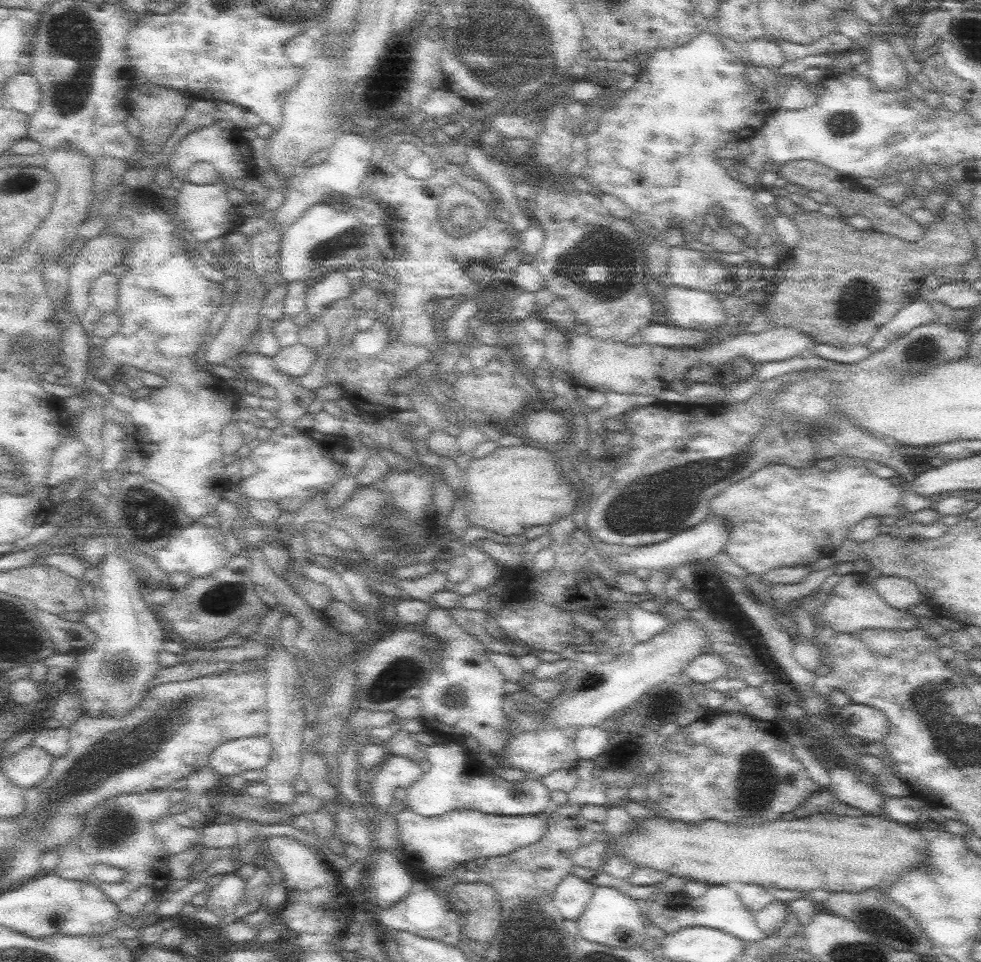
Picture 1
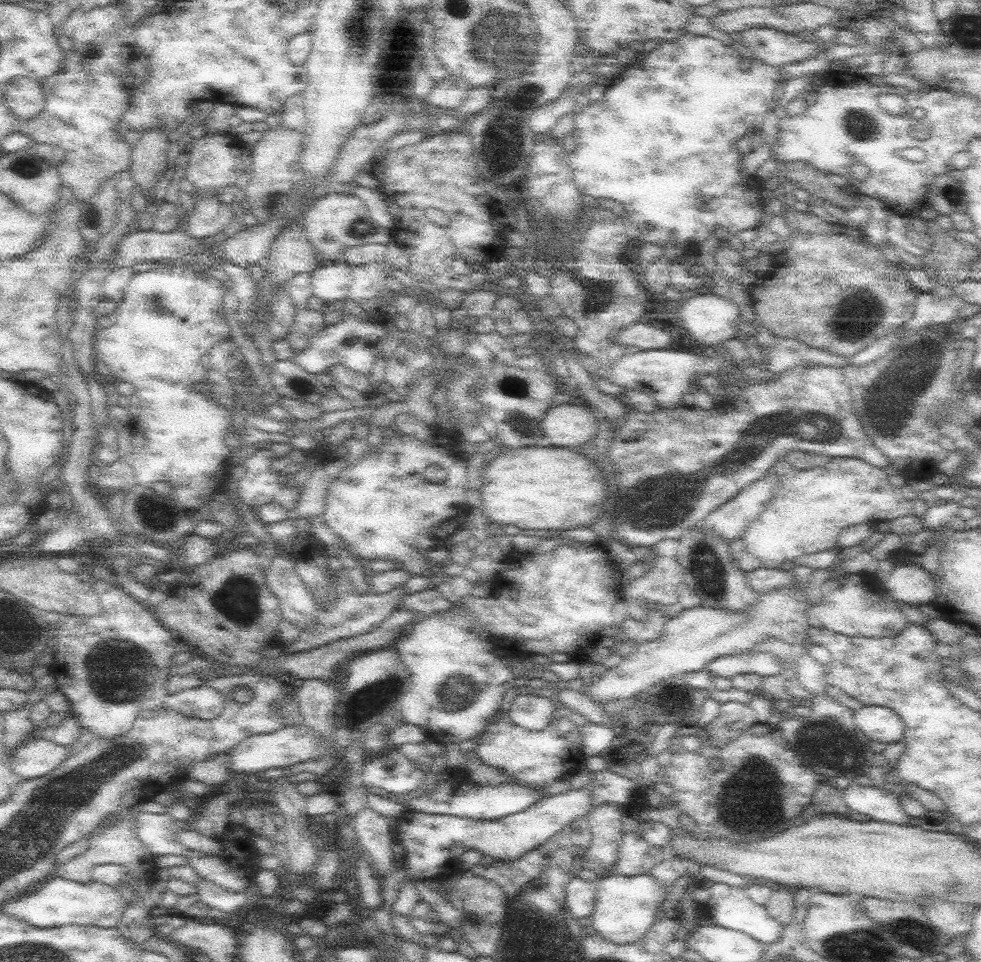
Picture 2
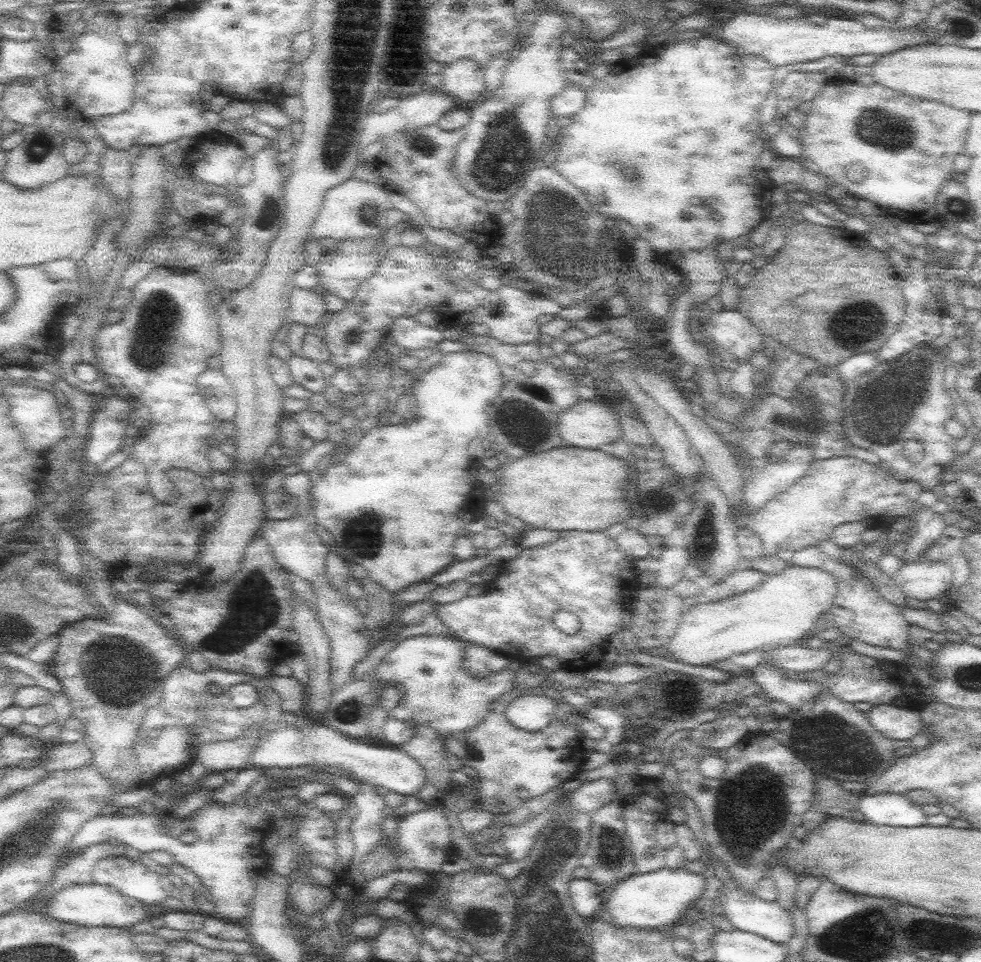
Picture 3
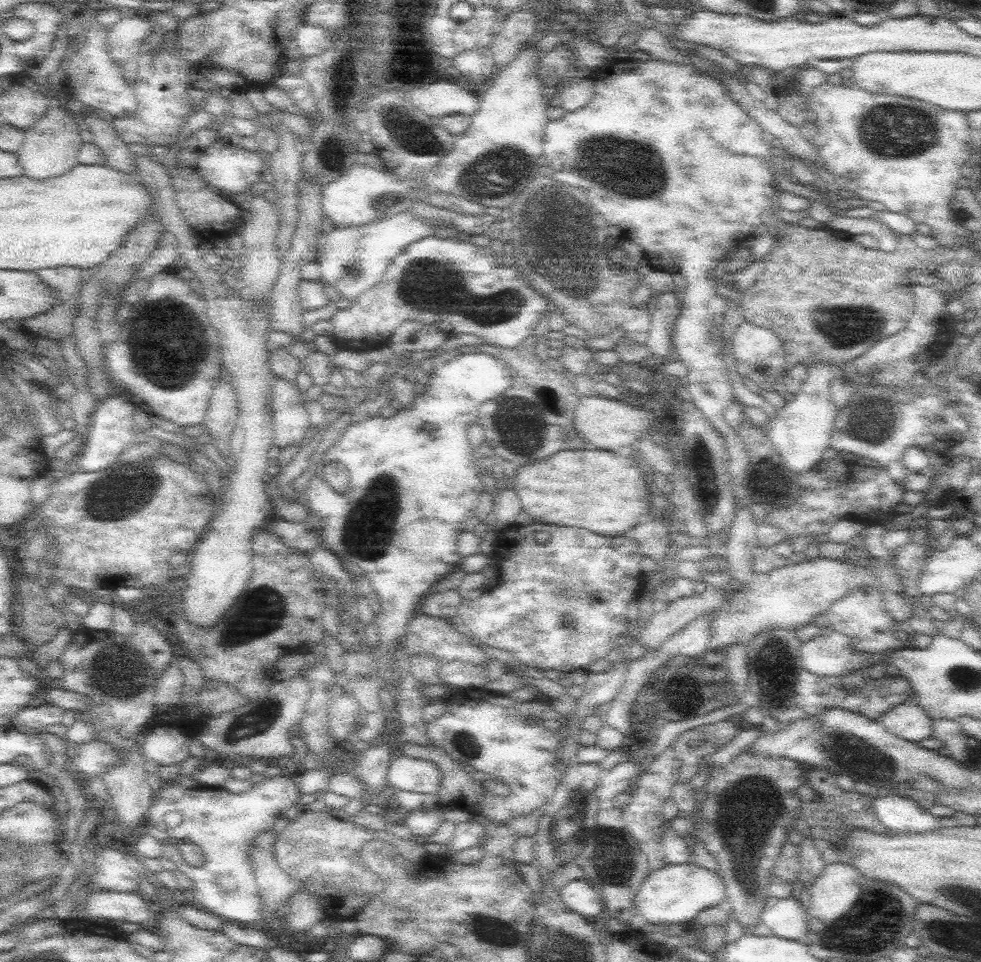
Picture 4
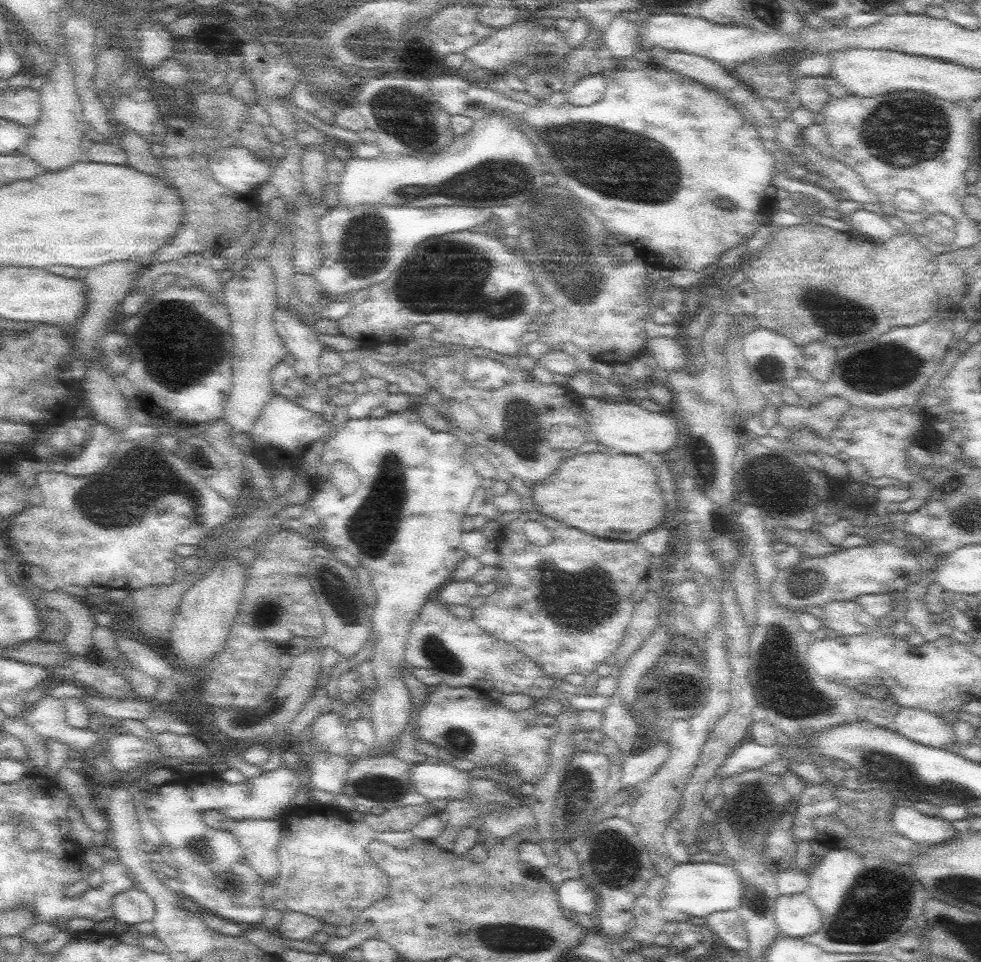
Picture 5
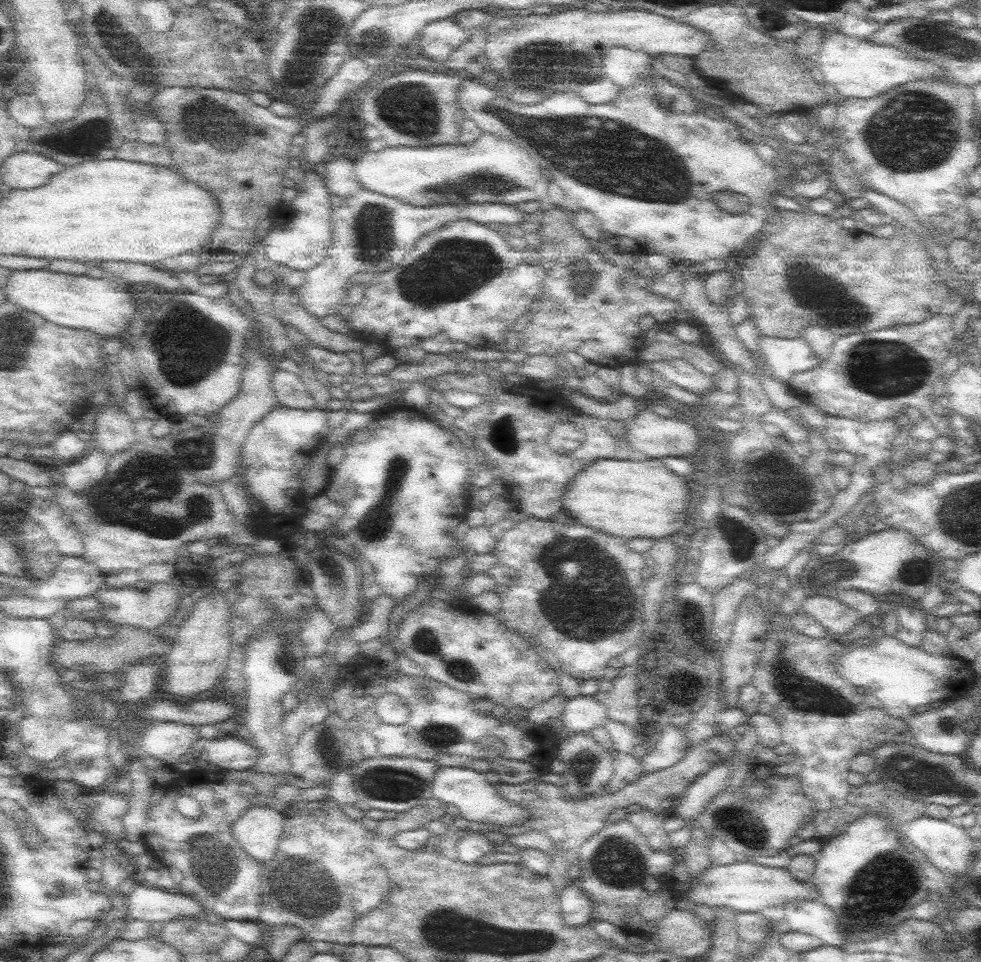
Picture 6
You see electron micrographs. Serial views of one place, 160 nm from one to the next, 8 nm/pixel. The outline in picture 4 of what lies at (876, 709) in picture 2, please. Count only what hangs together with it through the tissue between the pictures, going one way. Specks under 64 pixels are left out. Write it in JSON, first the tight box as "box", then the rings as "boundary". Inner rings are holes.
{"box":[880,704,933,743],"boundary":[[[899,704],[885,712],[880,721],[892,734],[913,743],[931,738],[933,733],[933,719],[919,704]]]}

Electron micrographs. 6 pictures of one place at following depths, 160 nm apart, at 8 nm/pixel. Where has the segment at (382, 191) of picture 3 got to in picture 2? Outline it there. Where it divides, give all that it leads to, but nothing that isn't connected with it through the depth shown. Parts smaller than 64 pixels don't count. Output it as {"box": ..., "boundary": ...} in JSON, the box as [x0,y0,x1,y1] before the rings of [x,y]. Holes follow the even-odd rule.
{"box":[304,193,394,263],"boundary":[[[328,193],[317,198],[307,209],[304,223],[307,237],[315,246],[317,263],[344,260],[344,252],[353,246],[364,244],[386,244],[393,239],[394,229],[382,228],[370,216],[370,211],[358,195],[348,193]]]}

